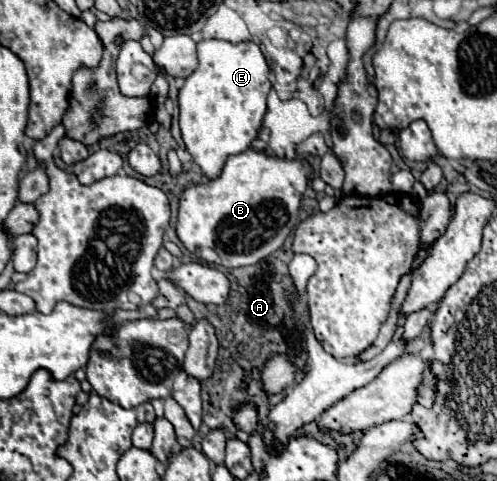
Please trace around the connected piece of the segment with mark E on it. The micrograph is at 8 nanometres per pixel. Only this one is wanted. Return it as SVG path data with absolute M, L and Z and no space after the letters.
M203 39L197 43L199 67L185 79L185 85L179 91L179 125L181 135L191 153L193 161L201 165L207 179L213 179L221 173L229 155L243 153L249 149L249 143L257 137L261 119L265 115L265 99L271 89L269 81L269 65L265 63L265 55L255 41L231 43L223 39Z

